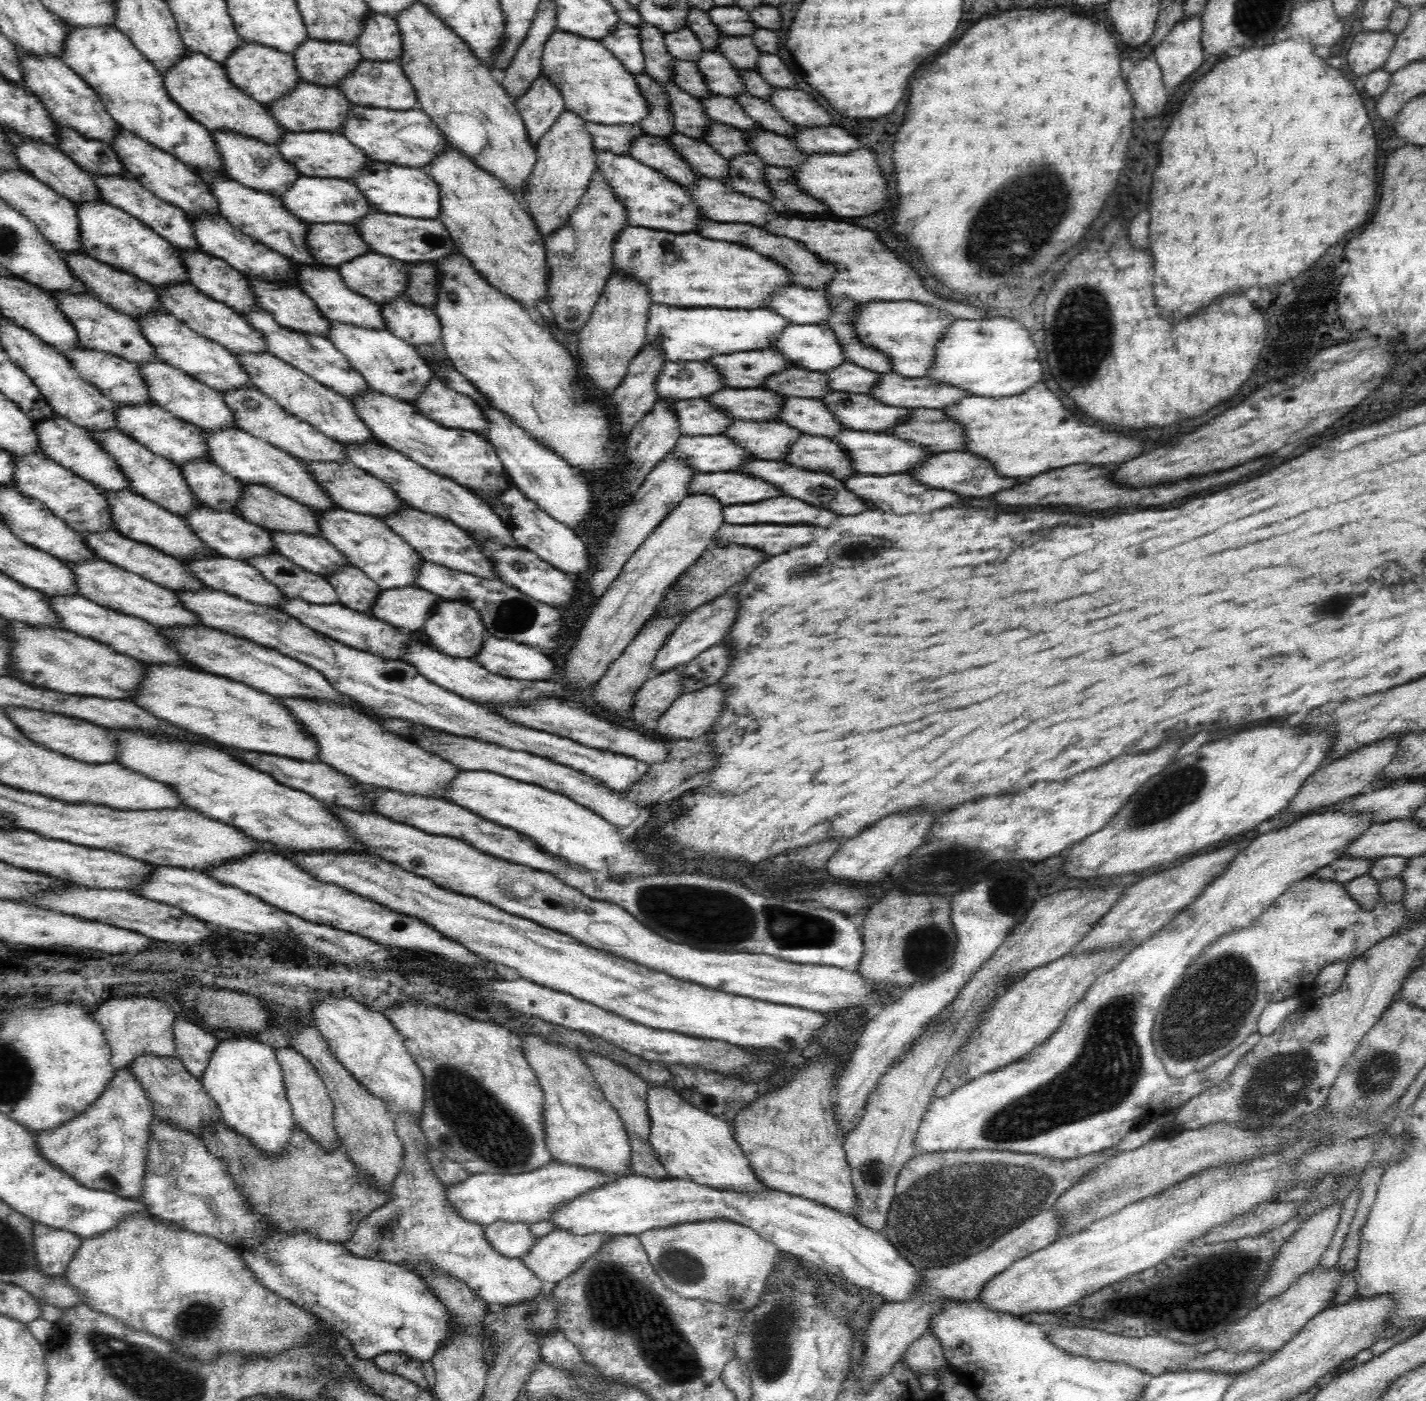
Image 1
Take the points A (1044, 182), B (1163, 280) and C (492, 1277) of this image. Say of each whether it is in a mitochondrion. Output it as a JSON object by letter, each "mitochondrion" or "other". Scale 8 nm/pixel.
{"A":"mitochondrion","B":"other","C":"other"}

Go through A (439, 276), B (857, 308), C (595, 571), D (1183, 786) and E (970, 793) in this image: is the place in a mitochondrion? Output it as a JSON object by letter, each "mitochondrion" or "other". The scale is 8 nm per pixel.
{"A":"other","B":"other","C":"other","D":"mitochondrion","E":"other"}

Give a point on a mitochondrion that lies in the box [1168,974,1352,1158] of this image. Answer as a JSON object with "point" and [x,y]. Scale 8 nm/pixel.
{"point":[1277,1084]}

